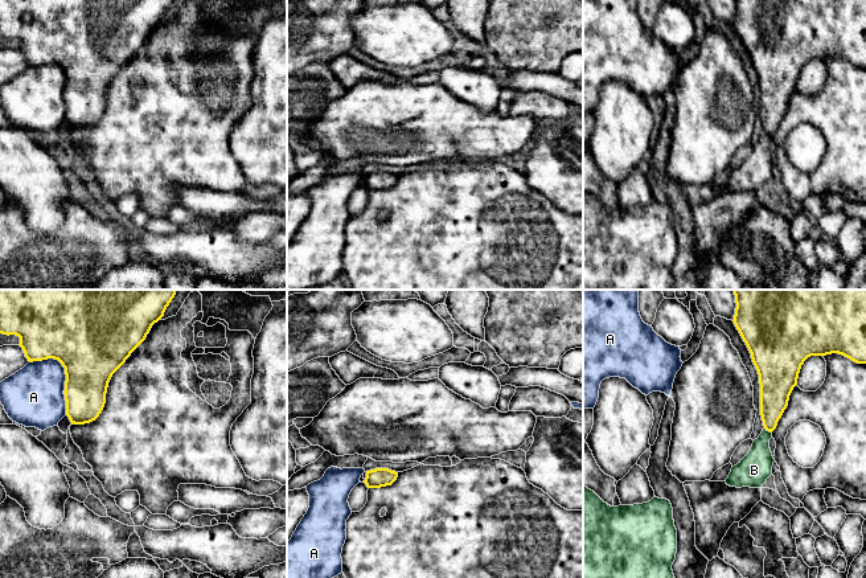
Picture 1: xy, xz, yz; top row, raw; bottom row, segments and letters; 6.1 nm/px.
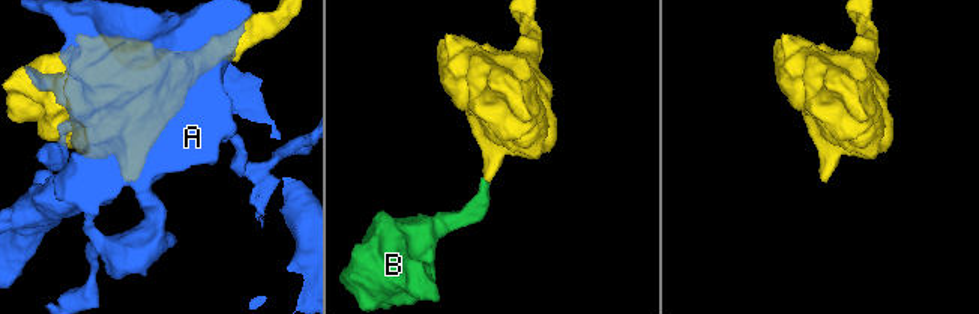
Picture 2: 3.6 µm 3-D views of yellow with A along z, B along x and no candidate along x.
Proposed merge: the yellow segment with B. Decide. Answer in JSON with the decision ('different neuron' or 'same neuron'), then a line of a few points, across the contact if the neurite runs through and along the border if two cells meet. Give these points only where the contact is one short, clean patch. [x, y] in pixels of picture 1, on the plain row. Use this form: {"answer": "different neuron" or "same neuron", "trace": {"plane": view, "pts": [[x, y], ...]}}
{"answer": "same neuron", "trace": {"plane": "yz", "pts": [[775, 94], [768, 134], [755, 171]]}}

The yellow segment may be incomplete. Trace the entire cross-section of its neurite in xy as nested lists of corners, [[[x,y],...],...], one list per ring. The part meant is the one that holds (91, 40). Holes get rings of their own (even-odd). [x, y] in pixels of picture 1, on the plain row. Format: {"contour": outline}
{"contour": [[[0,0],[0,37],[20,41],[28,65],[58,63],[65,71],[71,128],[95,124],[112,78],[145,44],[175,0]]]}

